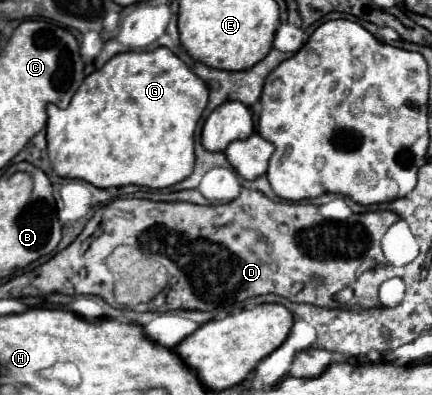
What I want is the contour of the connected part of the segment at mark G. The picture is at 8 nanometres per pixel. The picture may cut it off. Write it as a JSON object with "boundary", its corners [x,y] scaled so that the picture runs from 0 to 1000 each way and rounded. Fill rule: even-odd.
{"boundary":[[[394,124],[296,129],[264,139],[231,180],[194,200],[153,276],[111,266],[111,397],[130,443],[153,453],[190,453],[218,473],[324,468],[384,478],[431,453],[449,428],[449,327],[481,261],[481,220],[454,195],[426,154]]]}

